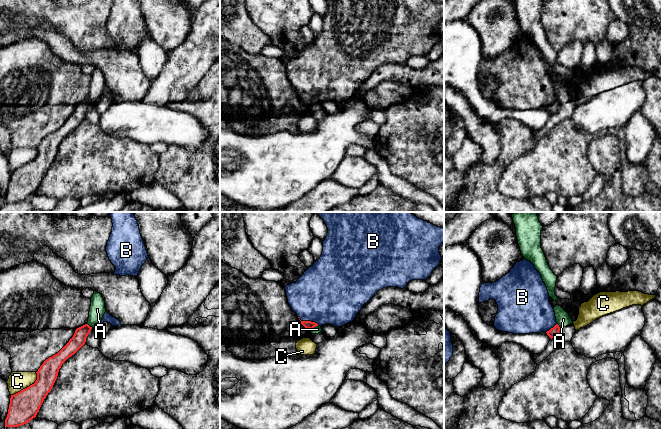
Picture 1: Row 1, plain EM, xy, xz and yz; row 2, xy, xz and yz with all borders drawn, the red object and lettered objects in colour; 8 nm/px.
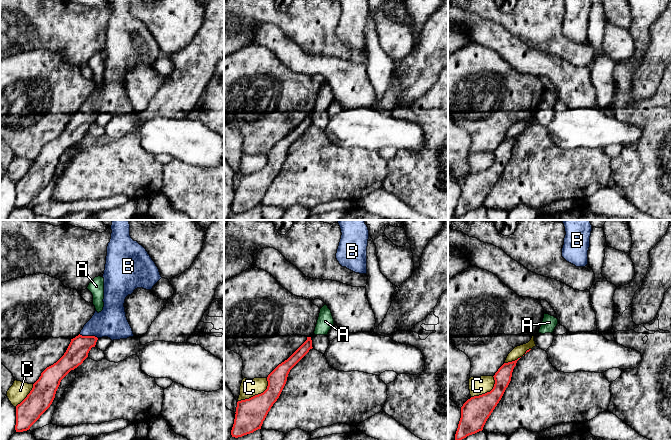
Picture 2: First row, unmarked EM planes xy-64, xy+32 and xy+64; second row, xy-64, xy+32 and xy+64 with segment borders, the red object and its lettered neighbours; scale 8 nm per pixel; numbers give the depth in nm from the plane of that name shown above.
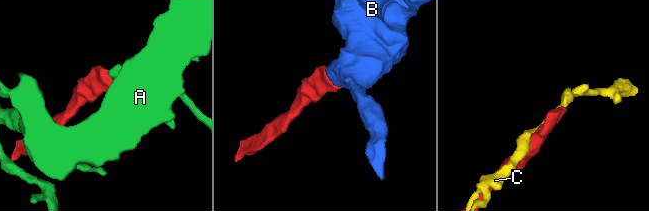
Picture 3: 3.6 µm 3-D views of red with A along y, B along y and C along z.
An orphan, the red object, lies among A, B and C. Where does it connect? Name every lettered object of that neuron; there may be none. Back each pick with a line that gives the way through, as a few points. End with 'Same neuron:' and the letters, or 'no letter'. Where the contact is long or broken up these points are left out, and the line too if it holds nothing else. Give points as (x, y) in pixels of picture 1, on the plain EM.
B: across xz (309, 101), (308, 97), (316, 77), (323, 70)
Same neuron: B

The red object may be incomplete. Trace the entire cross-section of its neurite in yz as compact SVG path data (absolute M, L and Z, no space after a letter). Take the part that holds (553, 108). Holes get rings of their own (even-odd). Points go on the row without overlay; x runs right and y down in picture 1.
M525 34L516 38L508 50L494 59L482 59L479 79L493 75L498 81L494 103L502 108L513 110L531 110L546 108L552 115L559 110L555 88L549 78L549 70L540 49Z

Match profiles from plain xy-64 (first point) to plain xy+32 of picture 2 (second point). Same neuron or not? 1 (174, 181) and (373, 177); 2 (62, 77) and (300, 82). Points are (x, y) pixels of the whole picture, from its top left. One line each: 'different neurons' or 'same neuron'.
1: different neurons
2: same neuron

